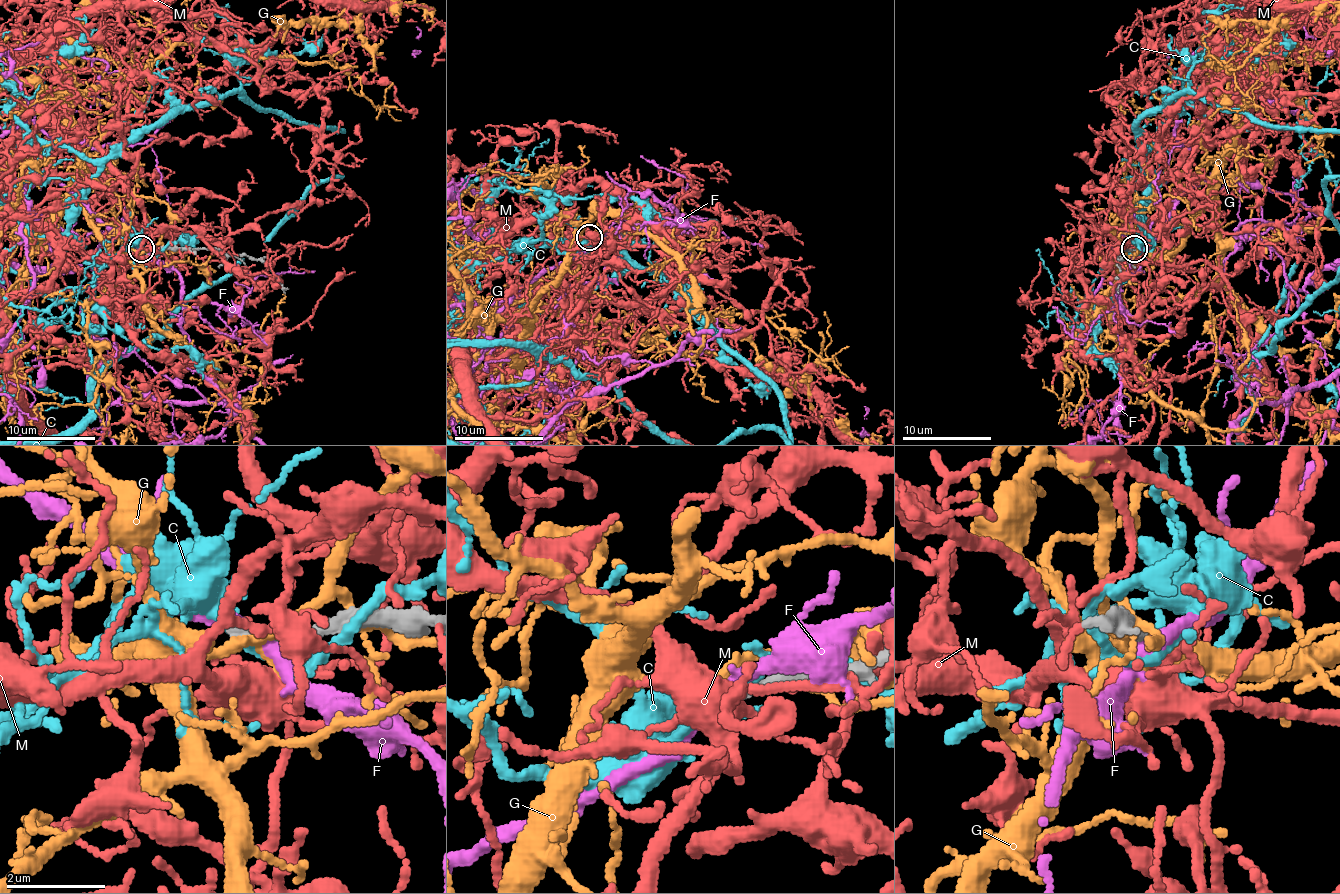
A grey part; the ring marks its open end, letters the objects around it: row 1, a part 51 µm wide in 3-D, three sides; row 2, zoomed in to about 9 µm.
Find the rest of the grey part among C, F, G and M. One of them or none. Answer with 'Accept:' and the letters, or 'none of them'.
Accept: none of them

